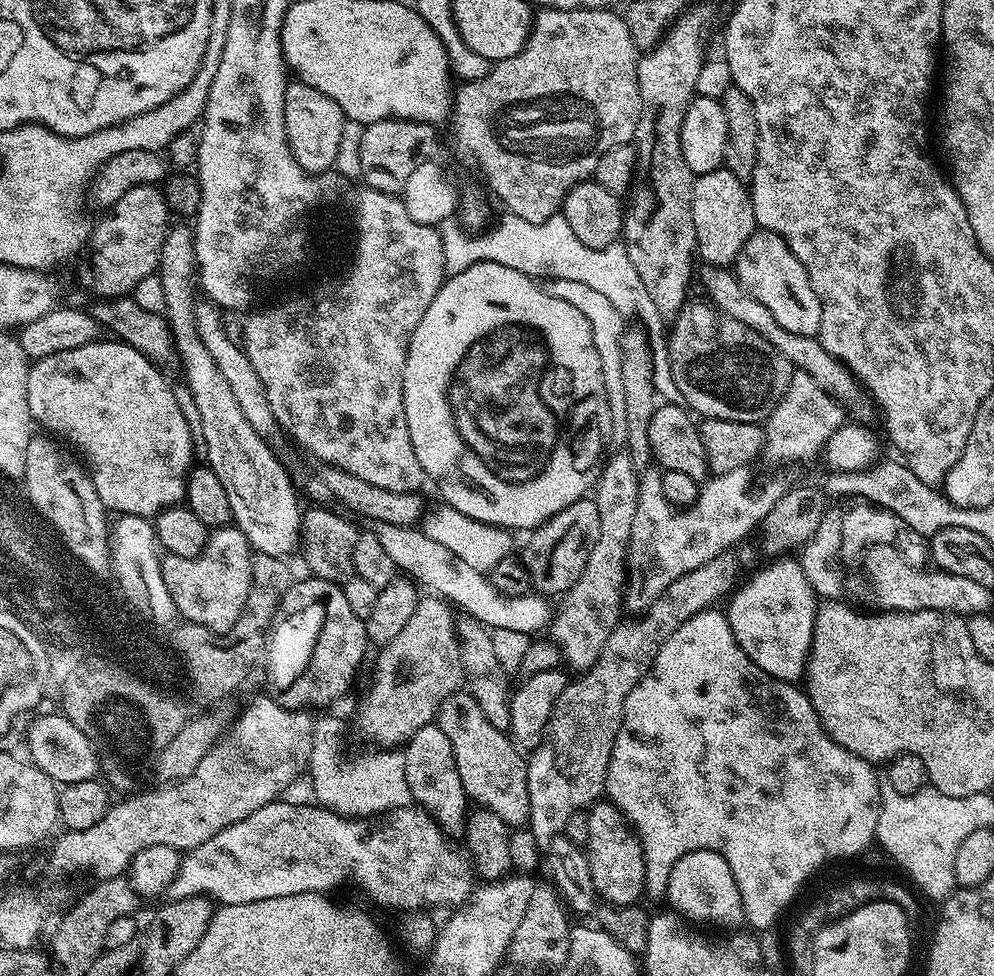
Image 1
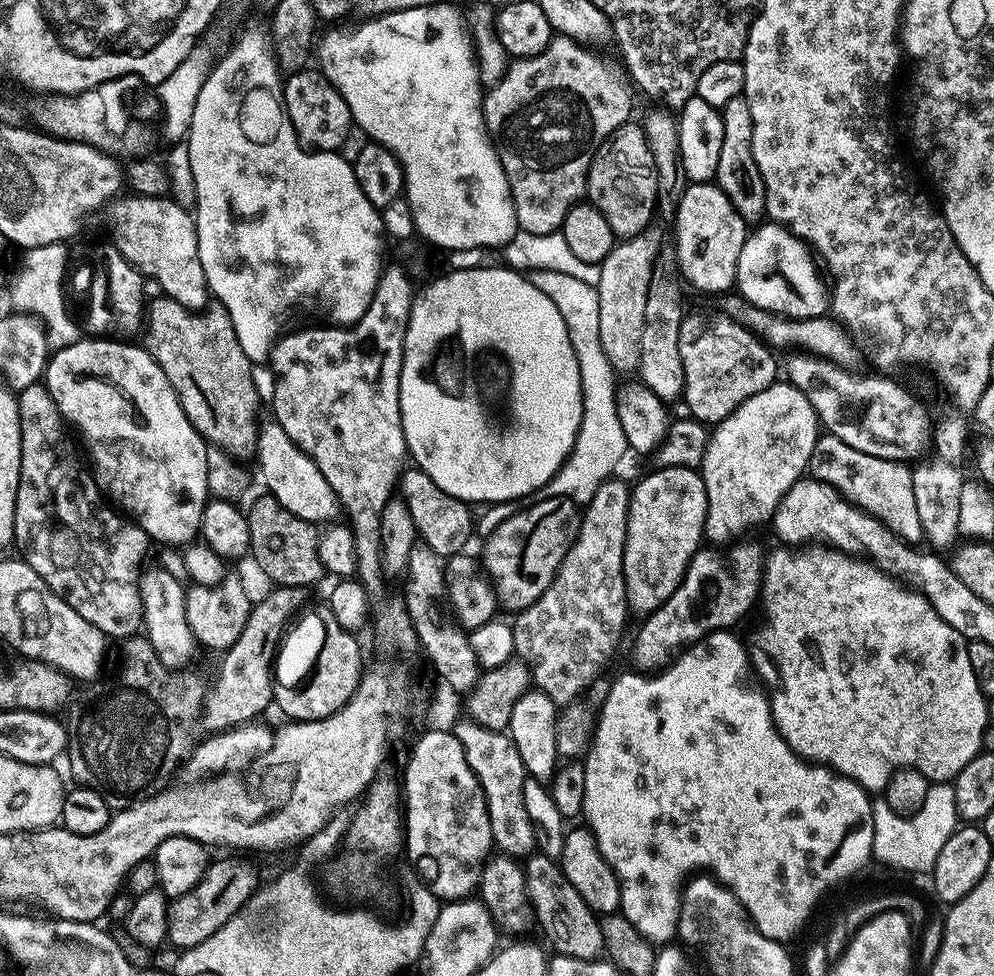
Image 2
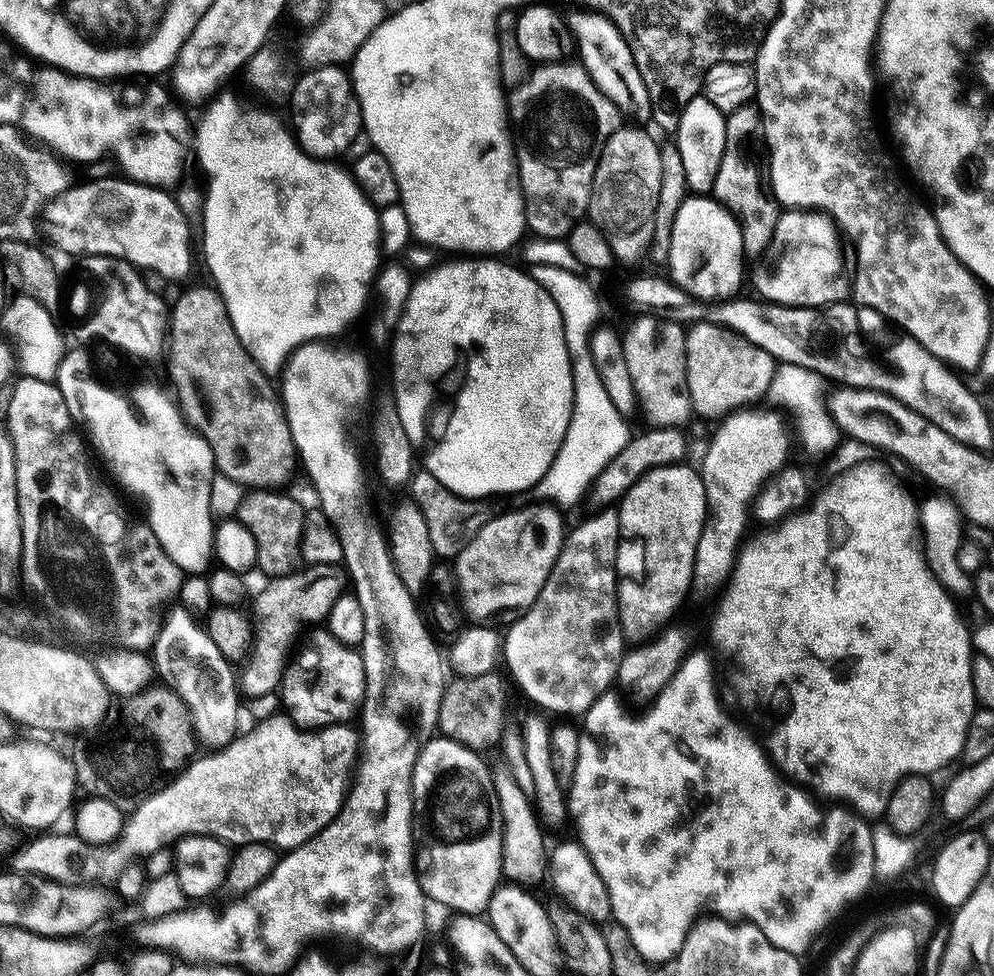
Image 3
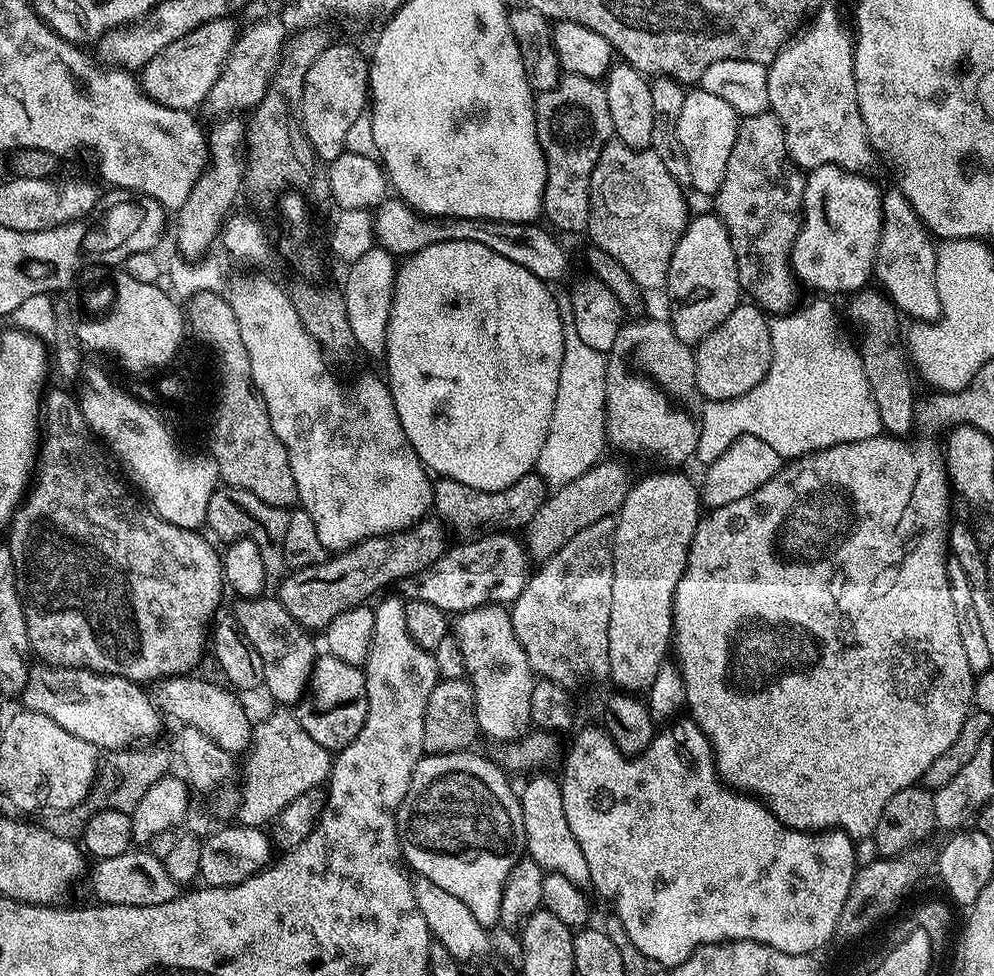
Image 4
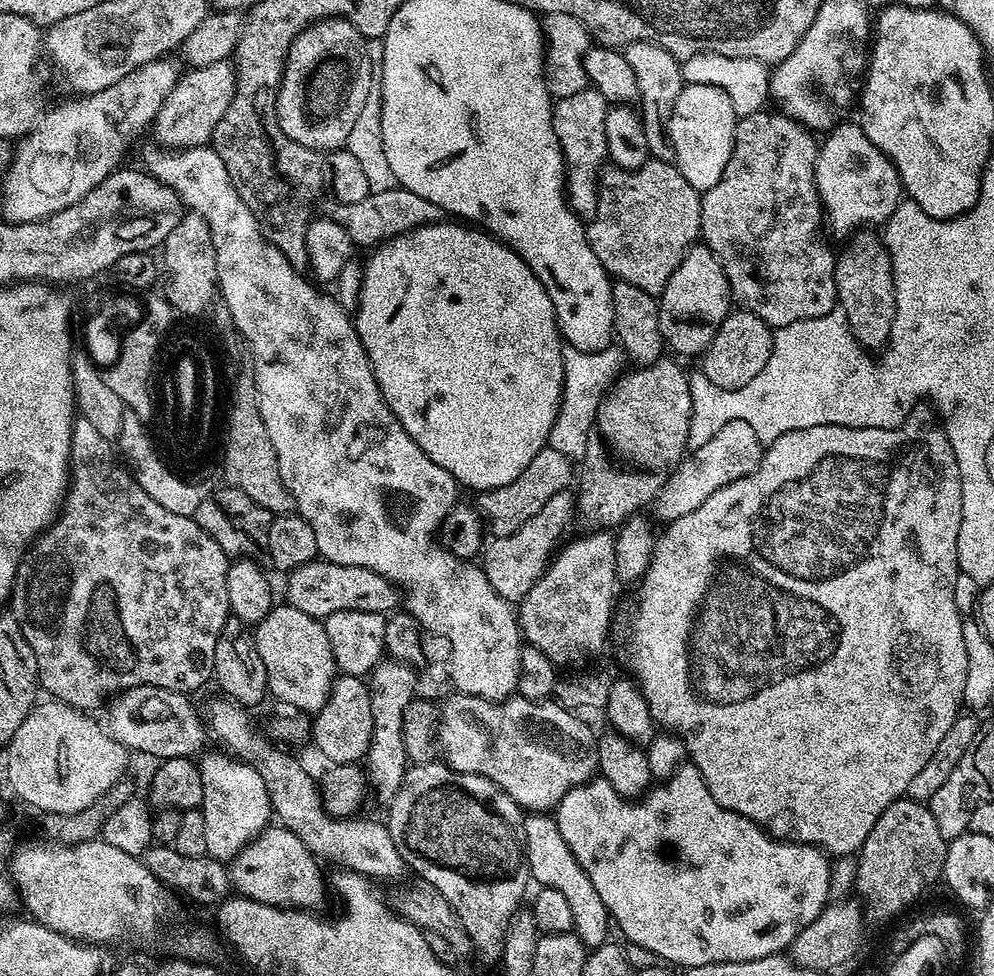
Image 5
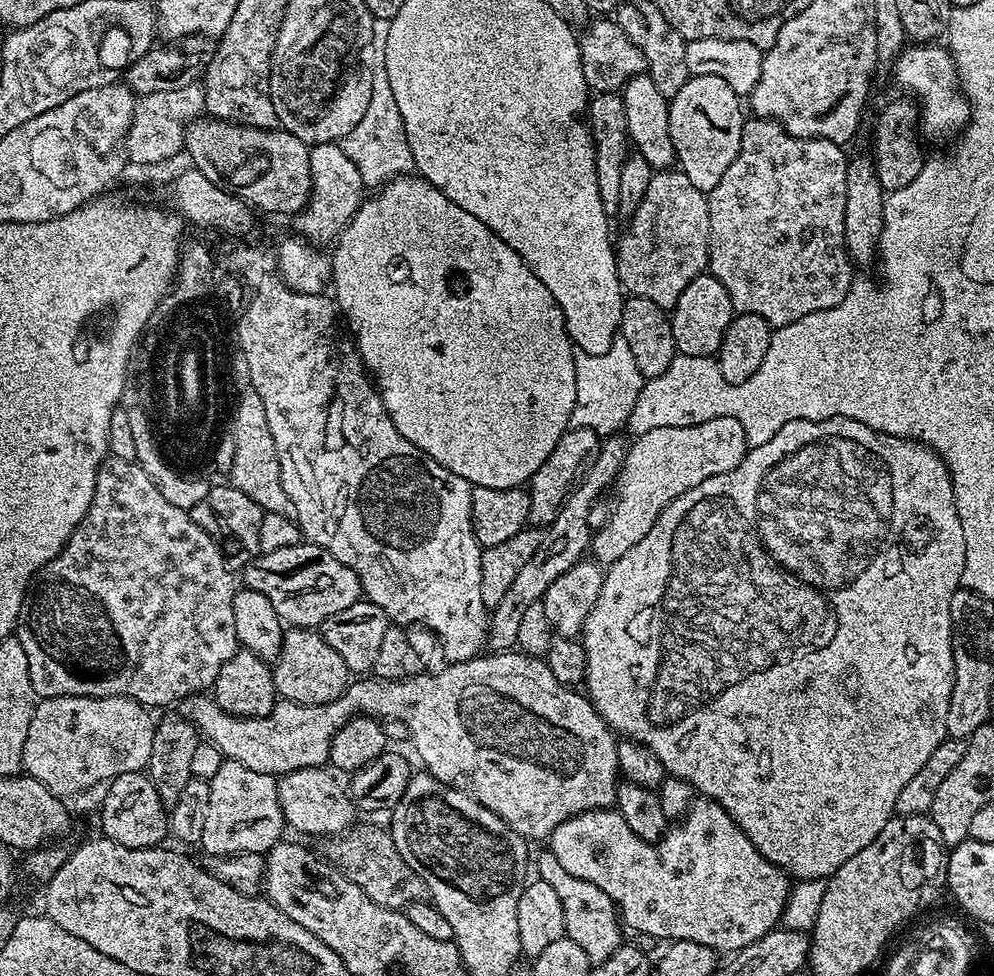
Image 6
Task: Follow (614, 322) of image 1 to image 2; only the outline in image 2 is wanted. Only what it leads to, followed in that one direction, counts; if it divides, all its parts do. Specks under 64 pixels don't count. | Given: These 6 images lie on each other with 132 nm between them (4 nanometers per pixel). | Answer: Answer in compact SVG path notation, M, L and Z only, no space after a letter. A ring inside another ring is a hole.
M534 270L527 273L527 278L546 294L546 298L550 298L550 302L554 302L554 306L558 306L558 314L562 314L562 322L566 322L570 346L574 346L578 358L578 374L582 374L584 399L584 417L572 454L556 477L544 485L542 492L544 496L565 496L578 506L586 506L590 498L594 498L594 490L615 473L612 471L619 466L620 459L630 452L616 405L618 373L610 366L610 358L606 358L606 350L602 350L602 338L598 338L598 290L596 285L581 282L579 278L561 274L558 270Z

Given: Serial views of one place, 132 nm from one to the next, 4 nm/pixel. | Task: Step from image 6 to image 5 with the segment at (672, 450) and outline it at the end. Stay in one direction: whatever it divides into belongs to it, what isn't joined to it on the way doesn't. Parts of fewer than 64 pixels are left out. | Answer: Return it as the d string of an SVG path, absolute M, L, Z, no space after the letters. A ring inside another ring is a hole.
M741 419L726 422L705 446L691 453L692 458L688 456L677 463L653 501L652 510L655 510L657 516L664 520L663 522L671 522L690 513L714 494L715 490L752 473L761 462L763 449L764 445L758 434L748 422L743 422Z

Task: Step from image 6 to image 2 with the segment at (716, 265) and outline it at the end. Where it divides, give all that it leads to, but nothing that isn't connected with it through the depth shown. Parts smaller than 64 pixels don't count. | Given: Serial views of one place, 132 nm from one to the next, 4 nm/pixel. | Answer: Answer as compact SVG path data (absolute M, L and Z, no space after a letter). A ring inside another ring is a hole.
M743 94L730 98L726 106L720 109L722 118L722 150L718 153L716 179L718 187L730 198L734 210L746 222L760 222L766 213L766 186L762 182L762 174L758 174L758 162L754 162L754 118L750 118L750 106Z

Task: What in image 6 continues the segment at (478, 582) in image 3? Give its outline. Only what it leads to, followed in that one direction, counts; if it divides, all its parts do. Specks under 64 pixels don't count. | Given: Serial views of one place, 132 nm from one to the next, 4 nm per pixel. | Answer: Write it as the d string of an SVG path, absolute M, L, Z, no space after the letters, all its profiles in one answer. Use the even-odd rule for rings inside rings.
M307 542L261 552L242 570L242 584L263 594L285 625L293 628L319 629L330 614L338 614L338 610L346 610L362 598L358 574L322 546Z

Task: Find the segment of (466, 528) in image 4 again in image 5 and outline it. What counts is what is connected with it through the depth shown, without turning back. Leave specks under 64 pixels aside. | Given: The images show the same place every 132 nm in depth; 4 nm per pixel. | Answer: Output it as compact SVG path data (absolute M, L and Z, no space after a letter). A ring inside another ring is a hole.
M546 446L538 454L534 454L530 466L526 466L526 470L522 470L522 474L514 478L514 482L506 482L506 486L481 491L474 504L482 513L487 531L493 537L514 534L514 530L530 522L530 518L534 518L534 514L538 514L538 510L542 510L542 506L546 506L546 502L550 502L554 494L565 491L571 480L573 483L572 468L574 468L573 461L558 454L558 450Z

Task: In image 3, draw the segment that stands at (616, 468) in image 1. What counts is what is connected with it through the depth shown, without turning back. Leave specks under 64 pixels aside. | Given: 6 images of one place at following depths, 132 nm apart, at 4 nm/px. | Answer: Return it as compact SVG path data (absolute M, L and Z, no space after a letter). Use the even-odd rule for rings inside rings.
M608 506L603 510L596 510L593 516L588 516L576 529L569 531L564 538L564 545L558 554L558 558L554 562L554 570L550 570L550 578L546 578L546 586L542 586L542 594L538 594L538 598L524 612L519 613L516 619L507 625L508 633L505 631L502 636L502 664L508 667L507 675L516 679L518 687L524 691L524 696L532 704L537 704L545 713L557 712L560 718L580 718L585 712L590 710L590 706L594 706L594 702L598 702L598 698L609 691L616 683L616 675L618 674L618 666L622 662L626 651L626 641L624 639L624 631L620 626L617 617L618 602L616 601L616 551L620 545L622 537L620 534L620 513L615 507Z

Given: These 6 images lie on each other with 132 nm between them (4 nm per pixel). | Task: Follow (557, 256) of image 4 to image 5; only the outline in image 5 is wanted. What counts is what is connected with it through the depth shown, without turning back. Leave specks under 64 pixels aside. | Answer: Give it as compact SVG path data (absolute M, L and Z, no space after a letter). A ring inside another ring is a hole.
M399 186L390 190L369 192L366 198L349 204L343 204L335 198L327 199L319 201L319 215L323 219L338 222L346 230L346 234L350 234L353 245L360 247L361 244L365 250L371 250L383 244L385 240L393 240L395 236L420 228L423 224L439 224L446 216L441 208L434 206L434 202L414 194L414 190L406 190Z

